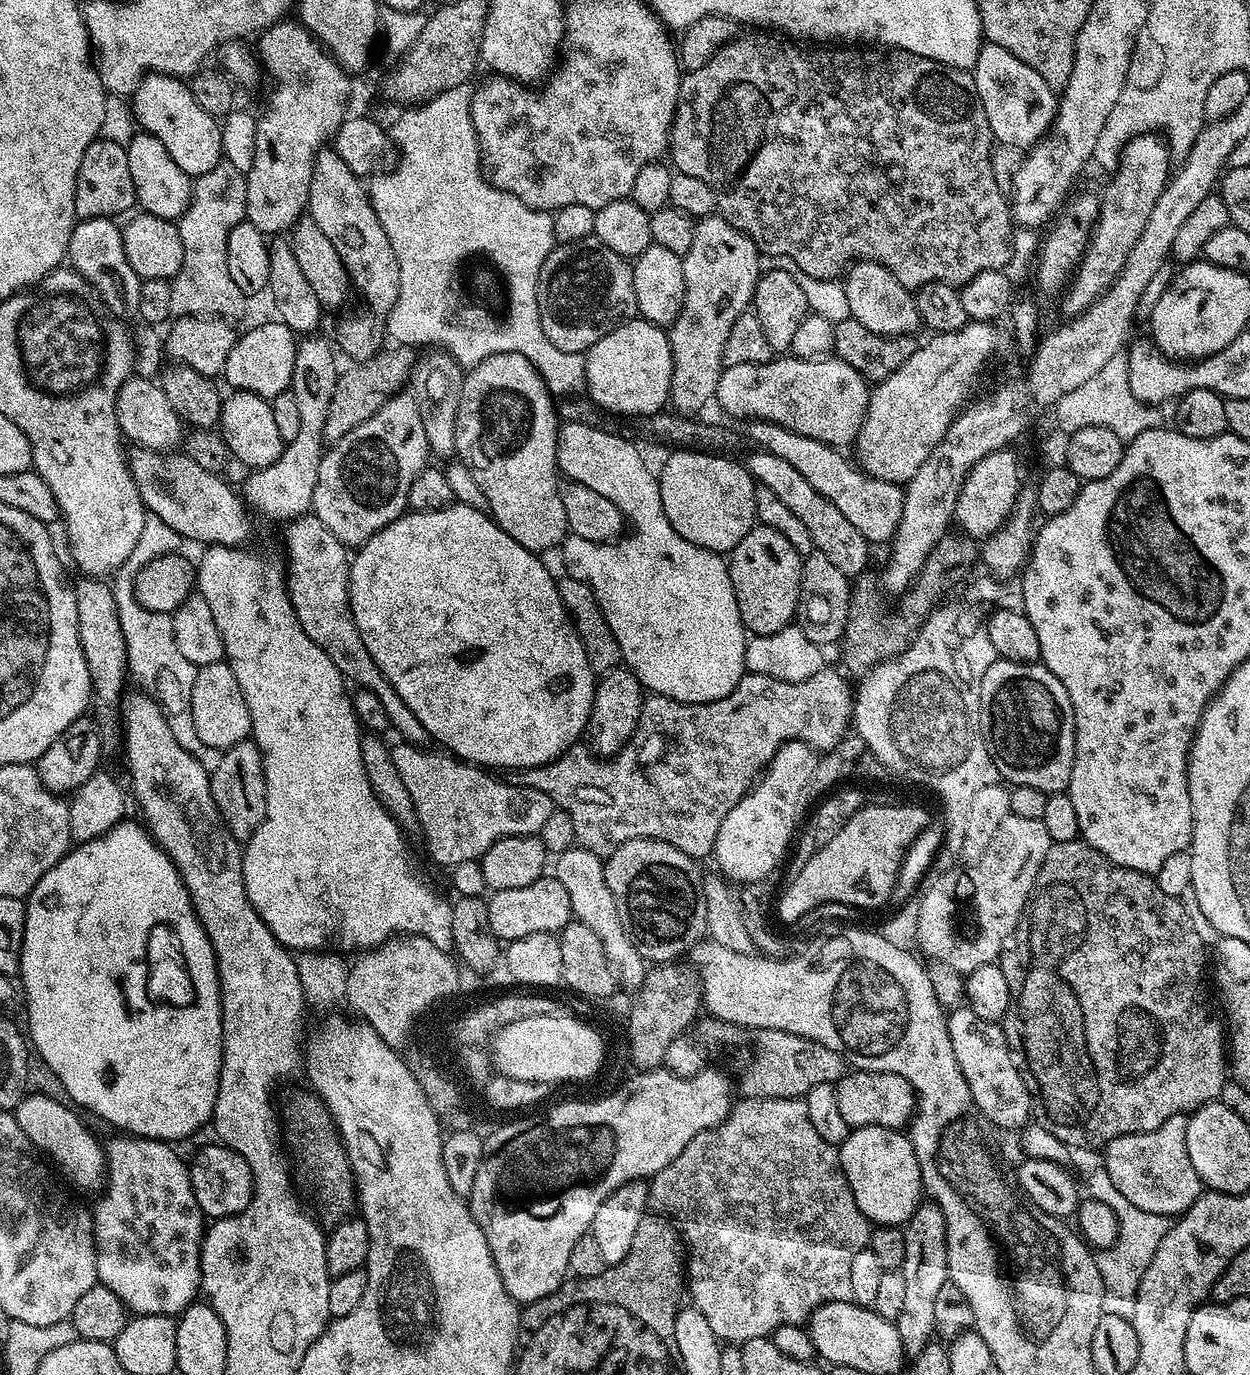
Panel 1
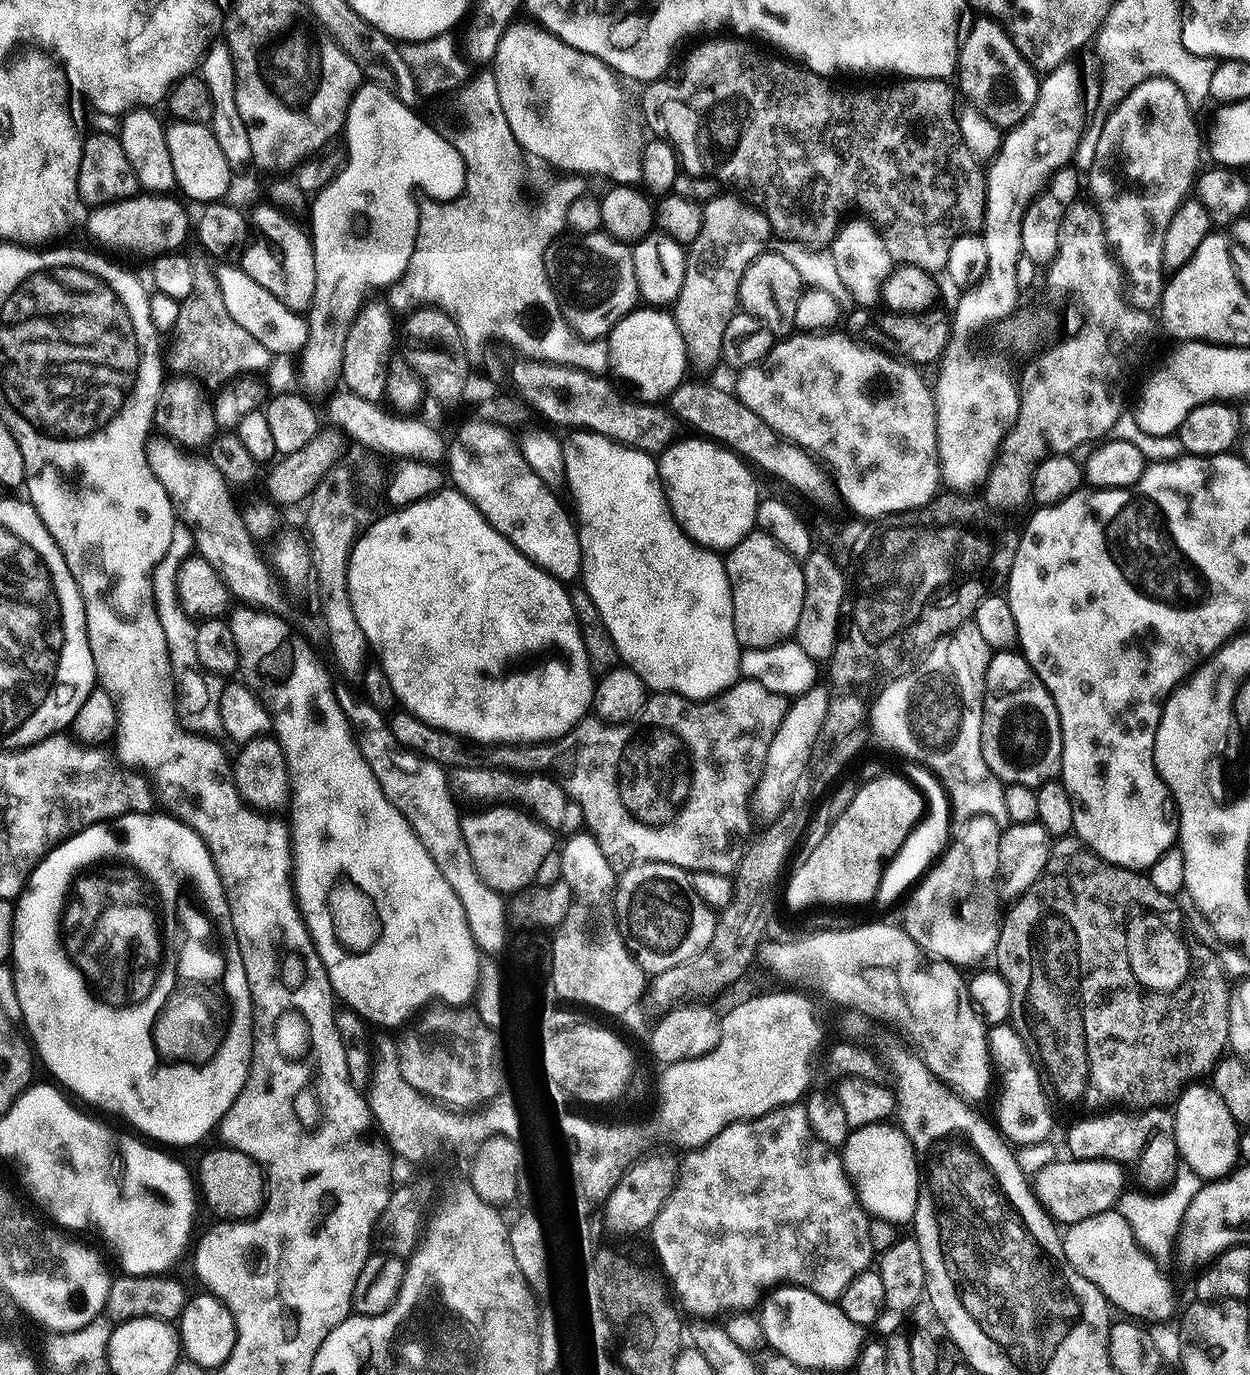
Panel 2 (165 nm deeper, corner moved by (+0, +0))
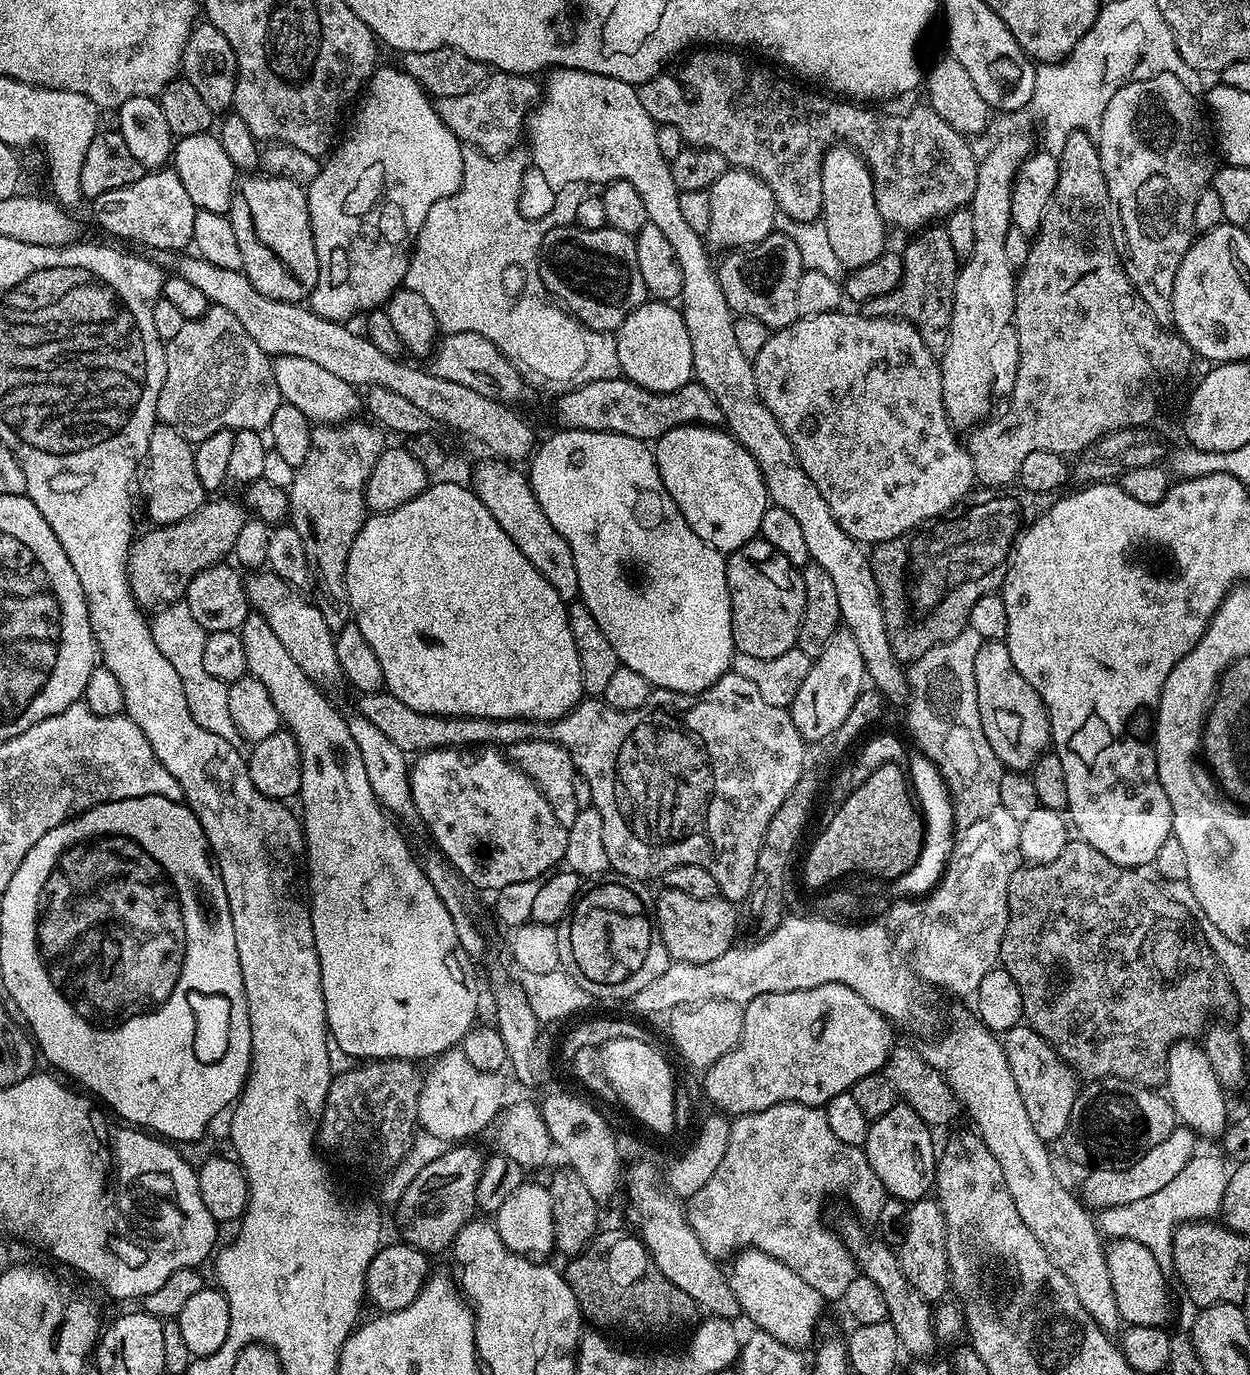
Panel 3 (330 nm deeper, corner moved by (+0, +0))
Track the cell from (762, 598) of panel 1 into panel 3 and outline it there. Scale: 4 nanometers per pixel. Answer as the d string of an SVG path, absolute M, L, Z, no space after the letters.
M754 539L727 557L728 589L732 603L732 646L736 652L751 654L755 660L778 658L796 647L798 630L806 606L801 569L795 568L770 542Z

